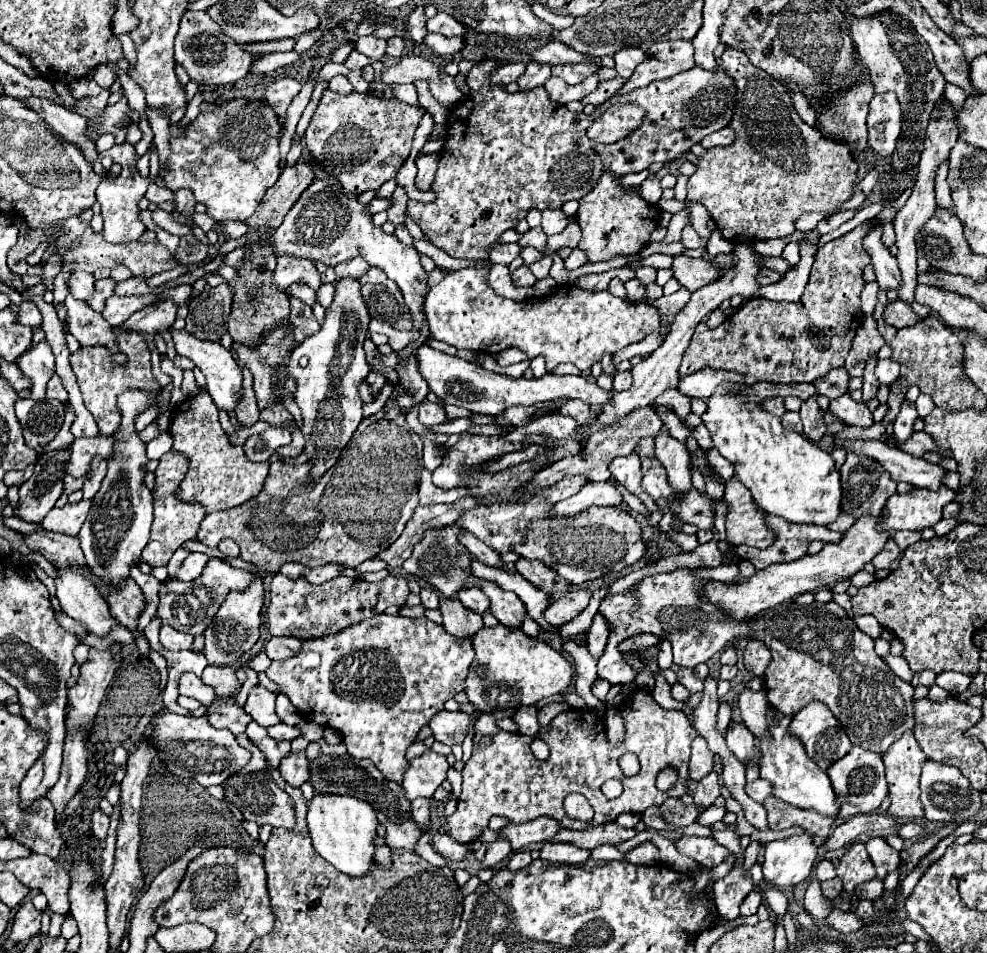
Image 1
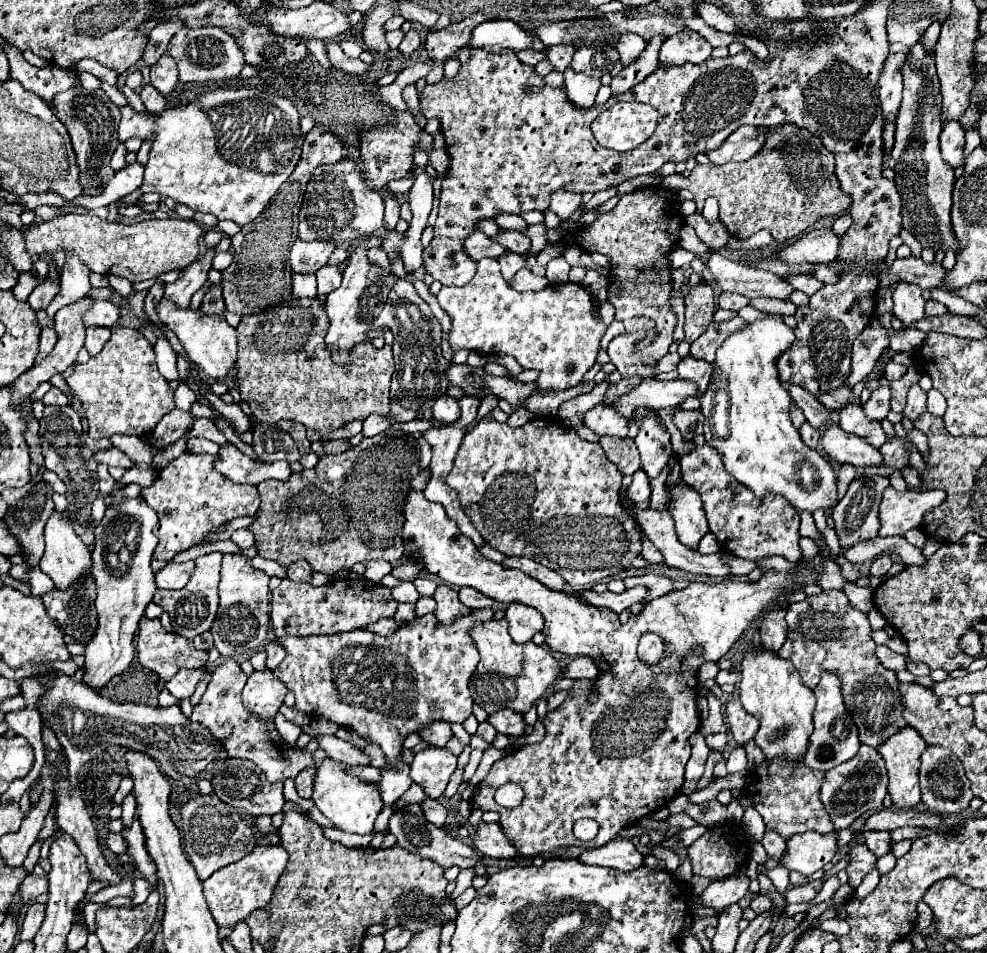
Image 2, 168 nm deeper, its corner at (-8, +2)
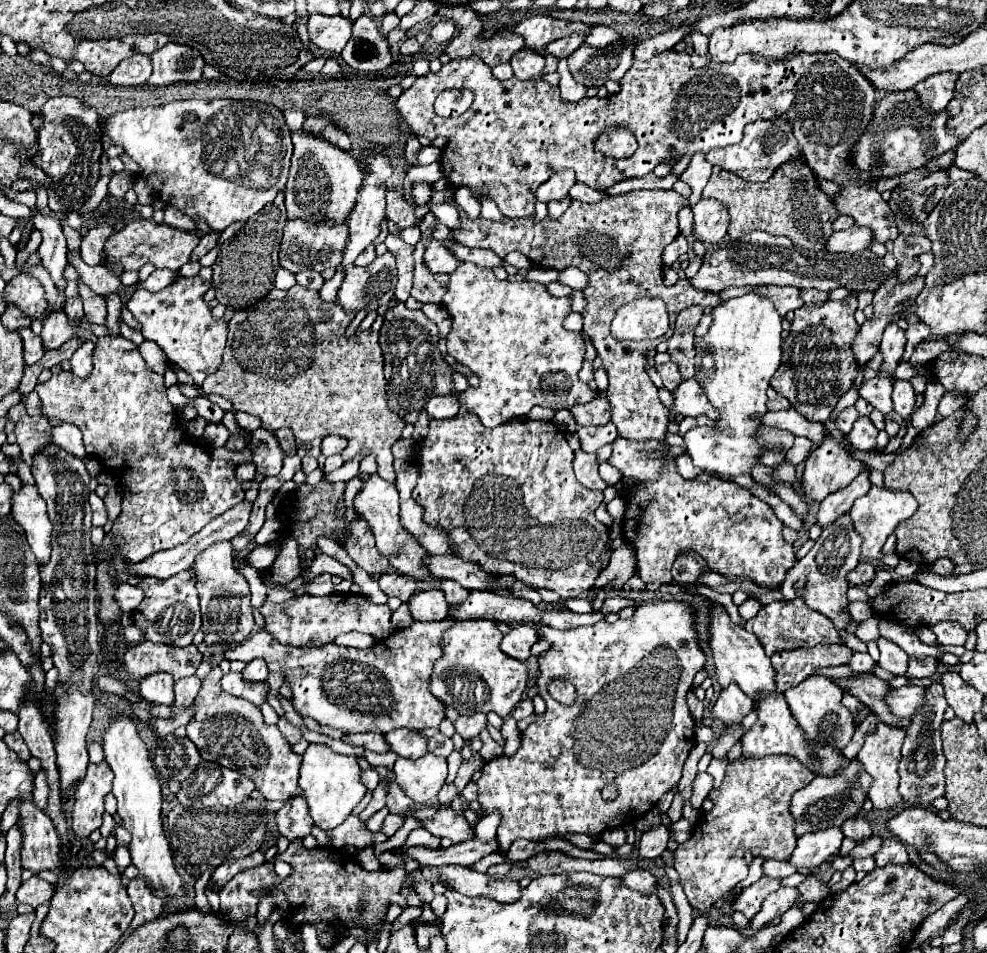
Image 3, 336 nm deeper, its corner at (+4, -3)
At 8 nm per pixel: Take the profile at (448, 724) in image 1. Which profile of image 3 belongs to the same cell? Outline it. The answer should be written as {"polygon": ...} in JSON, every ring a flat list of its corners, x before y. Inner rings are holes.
{"polygon":[[399,729,385,735,385,741,389,743,391,751,395,751,401,757,417,759,427,753,427,737,421,735,421,731,411,729]]}

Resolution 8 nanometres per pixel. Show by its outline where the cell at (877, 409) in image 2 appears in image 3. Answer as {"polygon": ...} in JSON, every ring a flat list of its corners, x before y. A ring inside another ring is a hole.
{"polygon":[[861,415,855,423,851,433,847,435,849,443,859,449,859,451,867,451,867,449,875,449,875,437,877,437,877,427,871,423,871,419,867,415]]}

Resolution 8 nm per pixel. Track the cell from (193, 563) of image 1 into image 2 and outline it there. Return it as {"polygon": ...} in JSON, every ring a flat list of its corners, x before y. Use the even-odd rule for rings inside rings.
{"polygon":[[167,562,167,566,155,574,157,588,161,588,161,590,183,588,191,578,193,568,195,568,193,562]]}

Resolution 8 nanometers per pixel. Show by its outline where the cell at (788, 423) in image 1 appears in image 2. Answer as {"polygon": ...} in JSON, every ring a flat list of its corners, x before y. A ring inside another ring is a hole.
{"polygon":[[805,422,801,428,799,428,799,434,803,438,803,442,809,446,809,448,817,448,817,442,819,442,819,432,809,424]]}

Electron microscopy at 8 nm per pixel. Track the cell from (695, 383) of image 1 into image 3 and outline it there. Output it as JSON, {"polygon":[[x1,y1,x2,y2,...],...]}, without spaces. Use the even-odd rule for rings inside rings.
{"polygon":[[667,361,667,363,663,363,663,365,655,365,655,369,657,369,657,373,661,375,663,387,665,387,667,391,671,391,671,387,677,387,677,385,683,381,683,375,681,375,681,371,679,371,679,365,673,363,673,361]]}

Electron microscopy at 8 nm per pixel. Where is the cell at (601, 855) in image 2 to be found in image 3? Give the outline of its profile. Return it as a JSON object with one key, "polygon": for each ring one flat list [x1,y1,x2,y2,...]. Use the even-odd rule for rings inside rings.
{"polygon":[[631,869,619,879,623,881,625,887,629,887,631,891,639,891,639,893,651,893,653,887,657,885,657,879,647,869]]}

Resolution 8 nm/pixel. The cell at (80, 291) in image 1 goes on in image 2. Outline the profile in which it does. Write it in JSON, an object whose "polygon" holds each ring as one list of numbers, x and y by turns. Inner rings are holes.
{"polygon":[[67,254,65,264,61,268,61,292,47,308,49,318,53,318,59,308,81,300,91,290,89,274,91,274,89,268,83,262,79,262,79,258,75,258,75,254]]}

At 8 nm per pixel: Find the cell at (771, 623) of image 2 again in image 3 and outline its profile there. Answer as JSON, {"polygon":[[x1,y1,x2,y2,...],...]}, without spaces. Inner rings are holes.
{"polygon":[[801,597,795,601,773,601,769,605,763,605,757,617,753,617,751,631,755,637,763,643,765,653,771,657,775,651,791,649,791,647,801,647,801,645,815,645,815,643,843,643,839,639,839,633,833,625,831,619,827,619,823,613,811,609,805,605]]}

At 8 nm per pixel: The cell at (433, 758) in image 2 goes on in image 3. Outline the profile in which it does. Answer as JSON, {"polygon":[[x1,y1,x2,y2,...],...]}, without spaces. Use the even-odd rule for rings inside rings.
{"polygon":[[427,753,419,759,399,757,393,767,395,781,407,797,419,805,437,803,437,793,447,779,447,761]]}

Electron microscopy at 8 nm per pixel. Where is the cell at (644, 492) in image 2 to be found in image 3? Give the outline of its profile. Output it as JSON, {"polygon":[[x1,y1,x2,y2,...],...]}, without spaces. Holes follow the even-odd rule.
{"polygon":[[617,495,613,501,607,503,607,511,609,511,609,515,611,515,615,521,623,521,625,509,627,509,627,499,621,497,621,495]]}

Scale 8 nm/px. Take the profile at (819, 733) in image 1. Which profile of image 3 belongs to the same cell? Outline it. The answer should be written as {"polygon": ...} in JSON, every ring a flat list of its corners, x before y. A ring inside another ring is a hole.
{"polygon":[[823,675,807,677,797,687,785,691,785,699,789,703,791,715,795,717,797,725,803,729,805,739,813,745,831,745,839,753,849,745,855,731,853,717,843,707,841,695,843,695,843,689,839,689,839,685,831,677,823,677]]}

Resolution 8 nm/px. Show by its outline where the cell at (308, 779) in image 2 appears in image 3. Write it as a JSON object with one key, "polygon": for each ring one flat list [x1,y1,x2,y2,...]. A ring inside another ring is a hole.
{"polygon":[[289,797,283,807,273,815,275,829,291,839,303,839,311,833,313,819,307,815,307,803,303,797]]}

